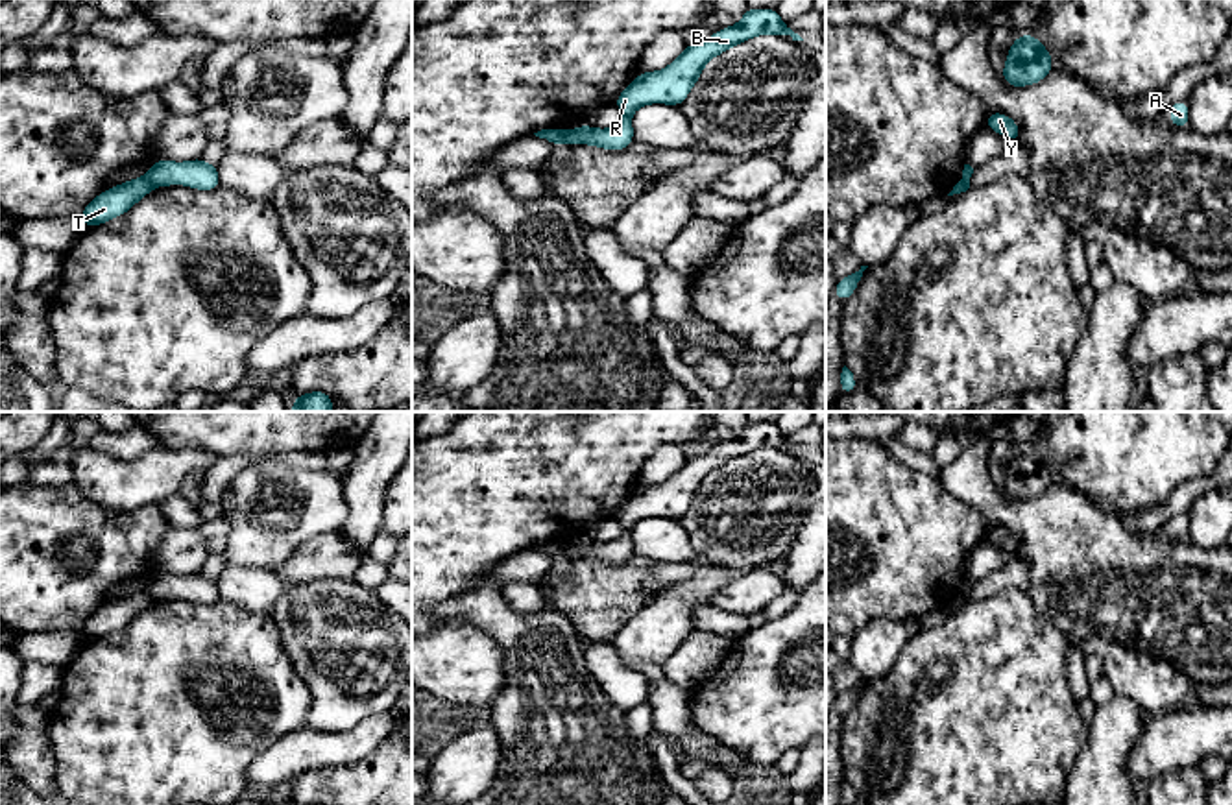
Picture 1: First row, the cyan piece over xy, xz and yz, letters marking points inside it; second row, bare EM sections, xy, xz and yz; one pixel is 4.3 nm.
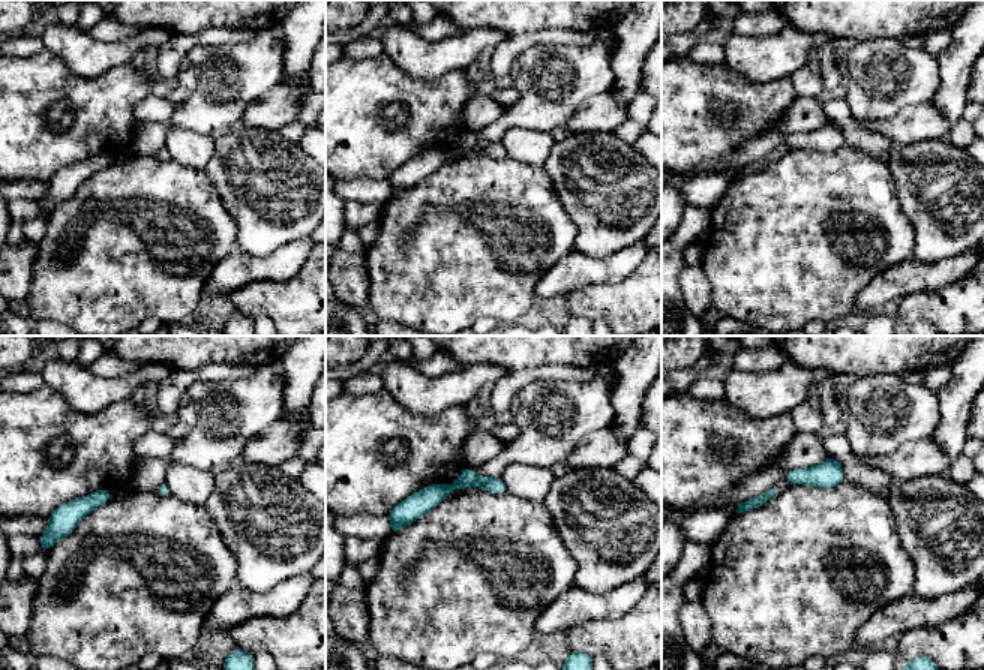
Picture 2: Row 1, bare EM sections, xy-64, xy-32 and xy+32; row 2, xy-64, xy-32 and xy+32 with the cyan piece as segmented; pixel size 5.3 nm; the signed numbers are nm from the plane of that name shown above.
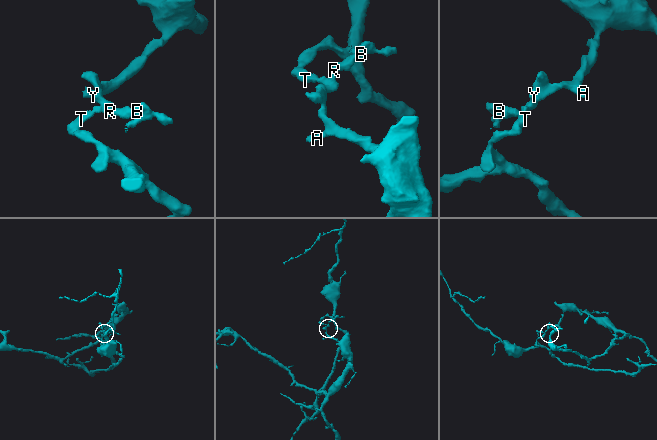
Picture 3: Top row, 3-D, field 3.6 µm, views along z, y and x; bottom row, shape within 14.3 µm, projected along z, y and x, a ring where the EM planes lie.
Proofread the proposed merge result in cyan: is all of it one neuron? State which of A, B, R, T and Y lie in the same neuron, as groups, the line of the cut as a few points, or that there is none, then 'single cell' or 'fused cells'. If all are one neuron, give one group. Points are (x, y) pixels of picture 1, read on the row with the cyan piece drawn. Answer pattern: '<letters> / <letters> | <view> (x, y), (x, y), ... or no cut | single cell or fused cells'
A B R Y / T | xz (566, 132), (562, 141) | fused cells

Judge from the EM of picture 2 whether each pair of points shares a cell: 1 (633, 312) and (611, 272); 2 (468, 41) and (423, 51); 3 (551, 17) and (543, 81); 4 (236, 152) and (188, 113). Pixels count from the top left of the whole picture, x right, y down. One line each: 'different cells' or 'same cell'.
1: different cells
2: same cell
3: different cells
4: different cells

